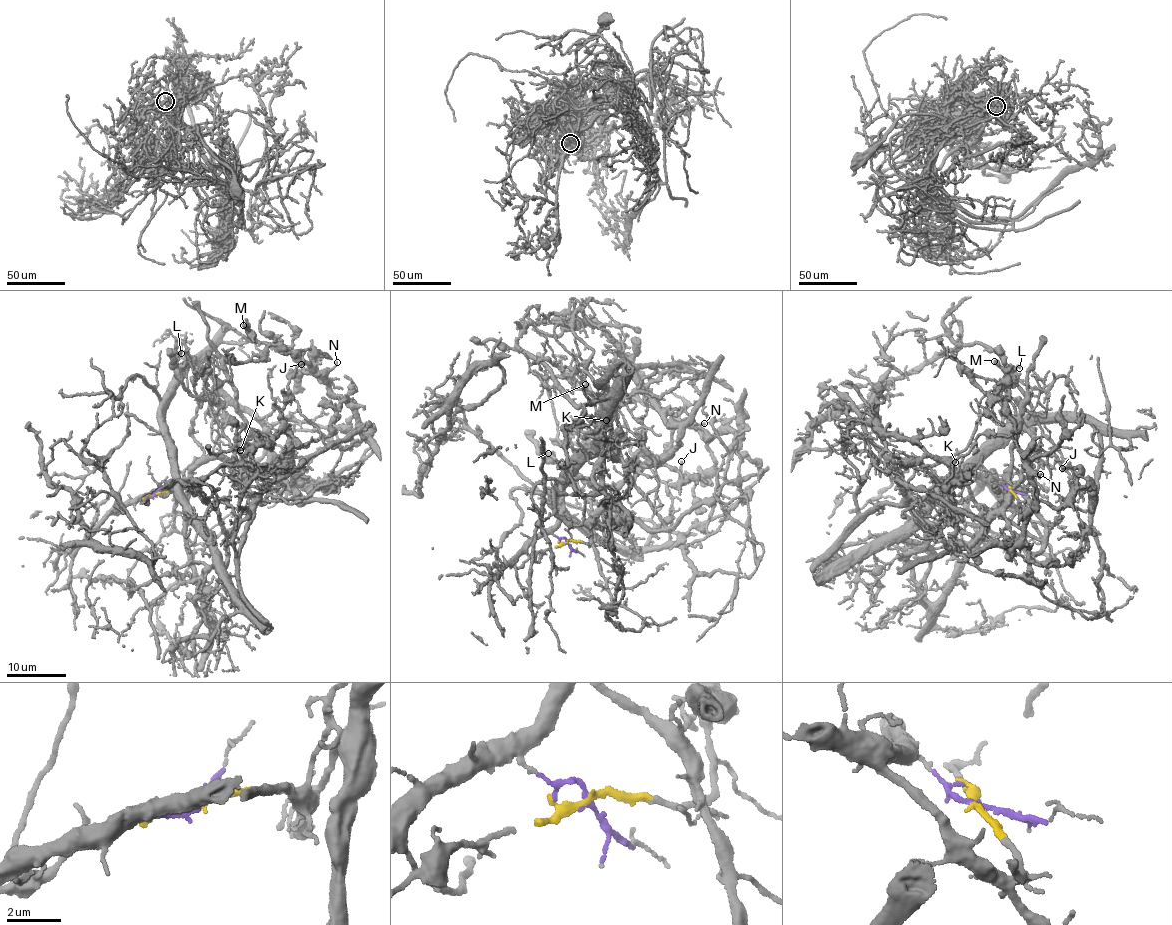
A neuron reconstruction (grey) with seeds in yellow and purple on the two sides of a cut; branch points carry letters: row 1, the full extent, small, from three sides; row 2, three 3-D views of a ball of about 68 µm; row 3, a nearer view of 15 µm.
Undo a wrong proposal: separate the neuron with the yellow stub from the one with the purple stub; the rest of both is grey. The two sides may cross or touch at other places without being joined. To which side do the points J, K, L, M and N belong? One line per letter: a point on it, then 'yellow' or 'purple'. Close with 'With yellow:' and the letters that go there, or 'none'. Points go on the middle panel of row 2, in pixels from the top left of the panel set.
J: at (681, 461); yellow
K: at (606, 420); yellow
L: at (548, 453); yellow
M: at (585, 384); yellow
N: at (704, 423); yellow
With yellow: J, K, L, M, N

